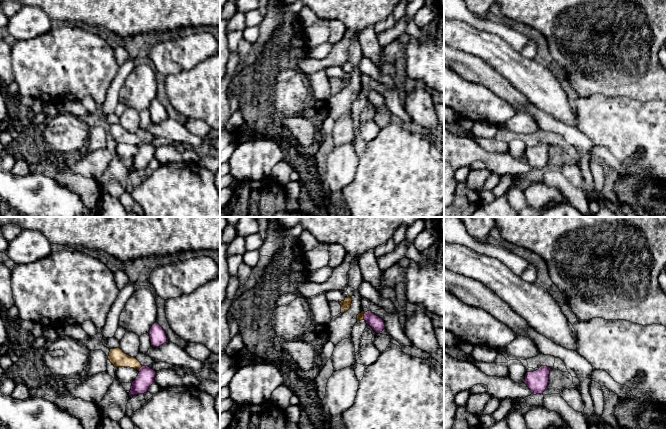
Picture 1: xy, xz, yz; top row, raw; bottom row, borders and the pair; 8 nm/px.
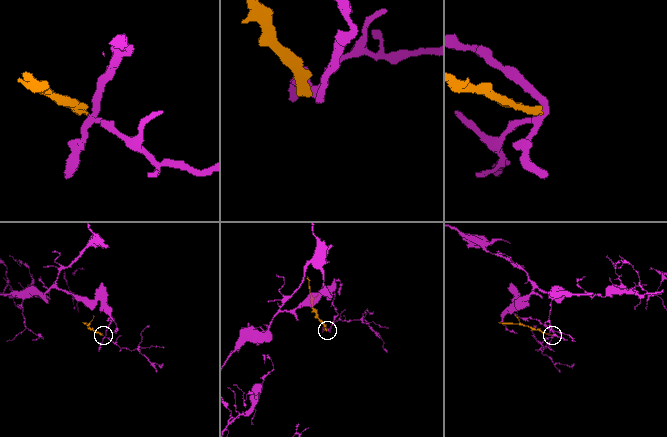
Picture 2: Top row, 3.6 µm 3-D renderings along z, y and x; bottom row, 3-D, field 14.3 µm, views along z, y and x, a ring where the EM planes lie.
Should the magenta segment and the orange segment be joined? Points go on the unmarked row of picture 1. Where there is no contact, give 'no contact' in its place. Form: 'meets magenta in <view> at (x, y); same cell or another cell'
meets magenta in xy at (141, 143); another cell

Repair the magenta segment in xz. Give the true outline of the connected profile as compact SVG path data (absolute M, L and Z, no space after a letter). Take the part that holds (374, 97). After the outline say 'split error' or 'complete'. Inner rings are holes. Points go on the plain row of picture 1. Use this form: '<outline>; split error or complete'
M371 87L364 89L364 96L366 100L369 101L376 109L380 109L385 104L385 99L382 94L375 91Z; complete

